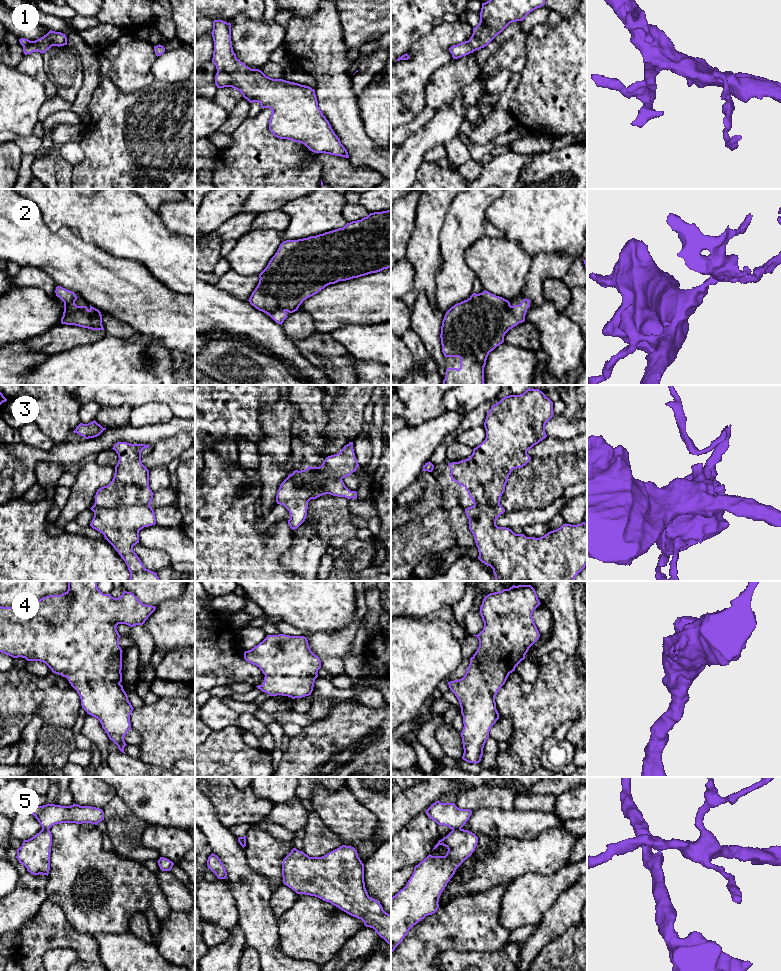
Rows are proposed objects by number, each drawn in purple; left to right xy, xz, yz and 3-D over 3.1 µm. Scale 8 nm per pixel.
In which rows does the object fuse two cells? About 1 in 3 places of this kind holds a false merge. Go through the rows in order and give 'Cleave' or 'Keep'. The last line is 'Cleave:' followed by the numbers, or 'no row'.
1: Keep
2: Keep
3: Cleave
4: Keep
5: Cleave
Cleave: 3, 5

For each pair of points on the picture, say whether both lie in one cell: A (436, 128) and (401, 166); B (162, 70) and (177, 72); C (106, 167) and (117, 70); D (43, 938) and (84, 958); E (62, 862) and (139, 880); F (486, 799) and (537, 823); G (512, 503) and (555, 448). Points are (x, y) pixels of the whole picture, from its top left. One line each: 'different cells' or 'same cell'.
A: same cell
B: same cell
C: different cells
D: same cell
E: same cell
F: different cells
G: same cell

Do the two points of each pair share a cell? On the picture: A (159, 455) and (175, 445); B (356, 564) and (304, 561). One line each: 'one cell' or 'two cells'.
A: one cell
B: two cells

